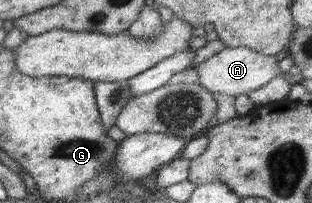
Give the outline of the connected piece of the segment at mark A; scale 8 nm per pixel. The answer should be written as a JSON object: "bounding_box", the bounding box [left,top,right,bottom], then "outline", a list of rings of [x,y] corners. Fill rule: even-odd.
{"bounding_box":[195,46,281,96],"outline":[[[244,46],[224,47],[219,52],[199,63],[195,70],[199,79],[197,85],[209,93],[225,94],[225,96],[247,95],[266,85],[281,72],[277,68],[274,55],[265,56]]]}

